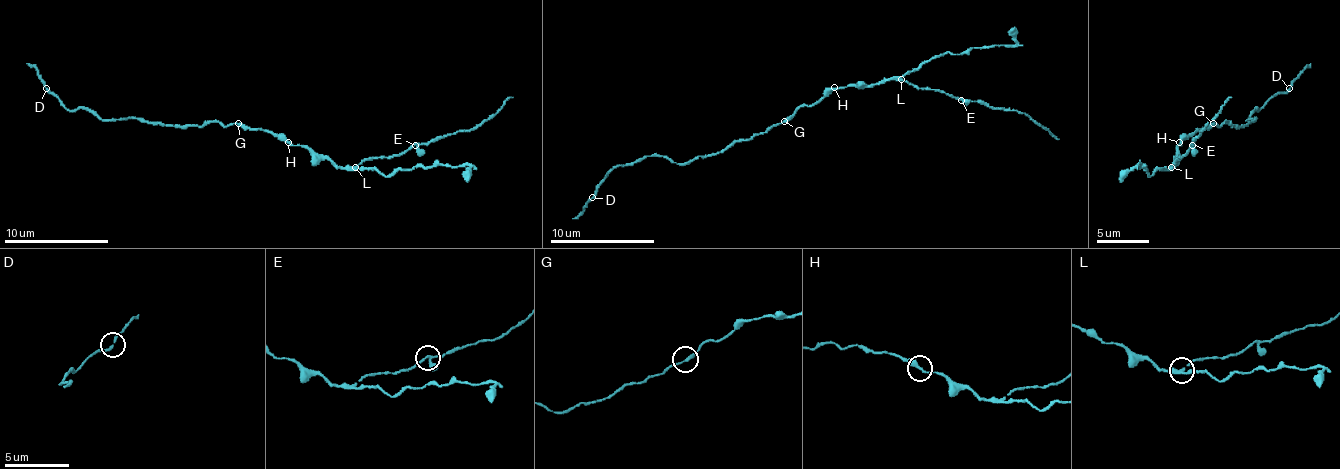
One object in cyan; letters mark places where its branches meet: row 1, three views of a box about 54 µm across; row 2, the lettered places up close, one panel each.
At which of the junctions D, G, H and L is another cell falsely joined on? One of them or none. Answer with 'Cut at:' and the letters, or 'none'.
Cut at: L

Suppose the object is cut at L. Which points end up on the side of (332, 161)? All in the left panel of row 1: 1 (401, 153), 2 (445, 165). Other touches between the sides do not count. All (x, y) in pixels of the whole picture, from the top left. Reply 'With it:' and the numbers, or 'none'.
With it: 2

